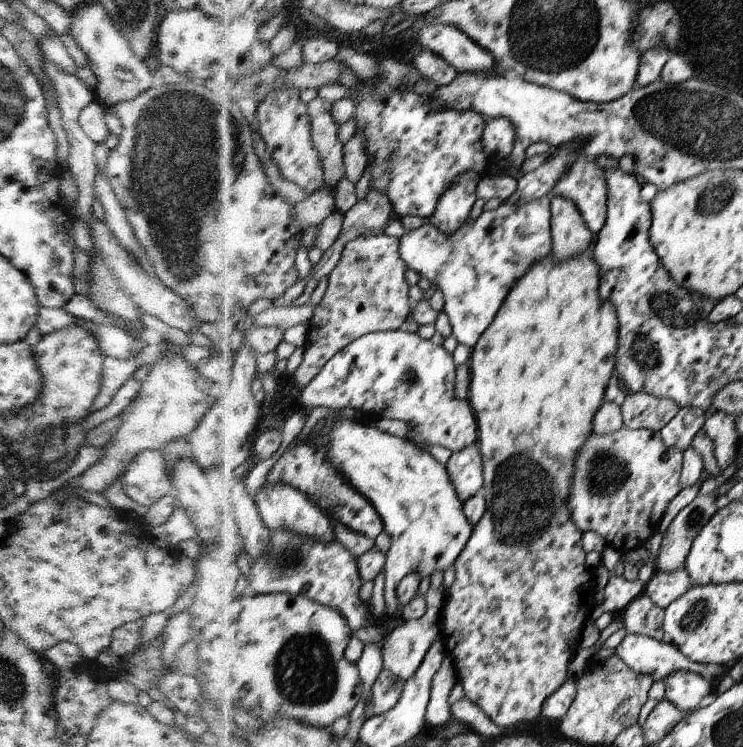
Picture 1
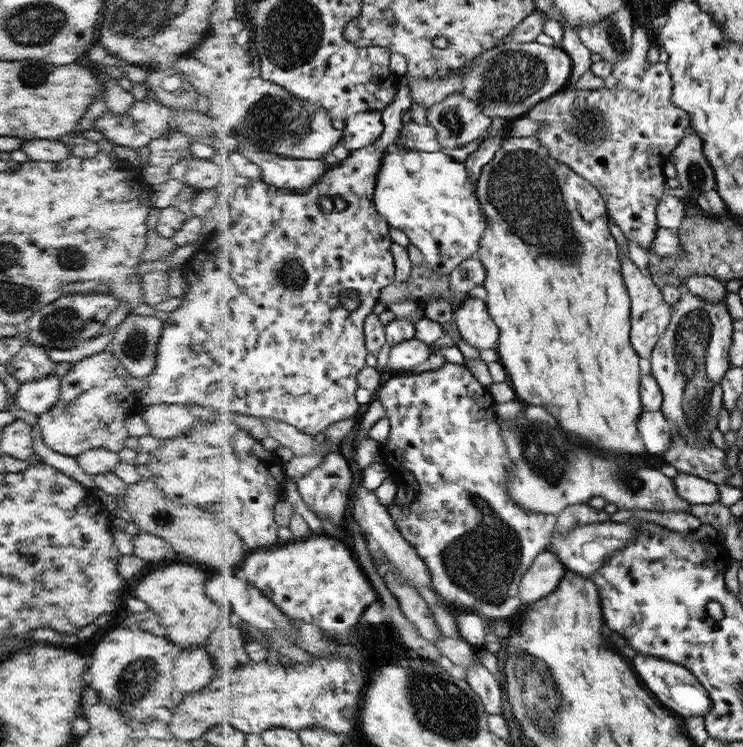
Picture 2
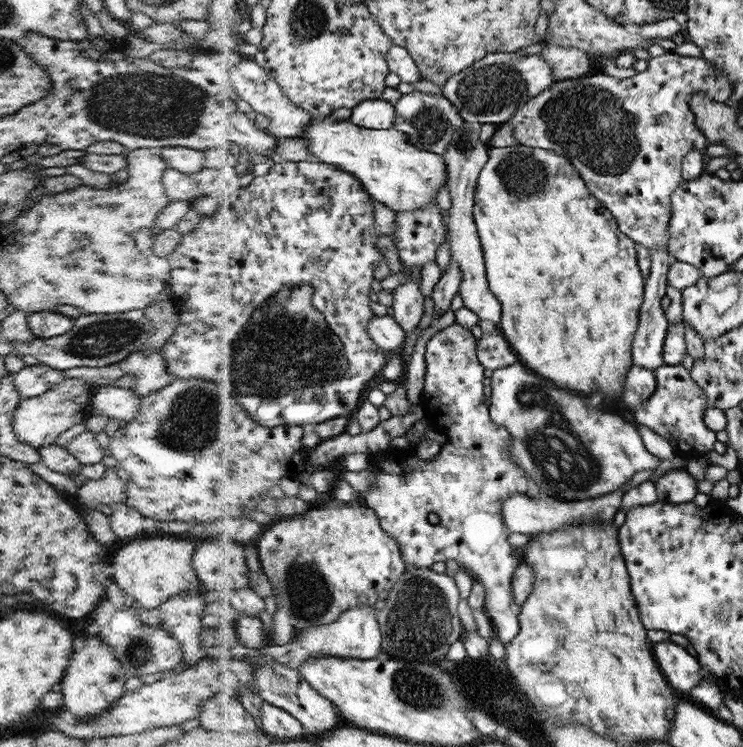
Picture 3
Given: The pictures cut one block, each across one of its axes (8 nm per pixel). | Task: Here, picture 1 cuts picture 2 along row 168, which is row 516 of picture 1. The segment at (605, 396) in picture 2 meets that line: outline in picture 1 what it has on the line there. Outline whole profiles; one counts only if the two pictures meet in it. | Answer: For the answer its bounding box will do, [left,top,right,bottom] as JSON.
[443,249,619,730]

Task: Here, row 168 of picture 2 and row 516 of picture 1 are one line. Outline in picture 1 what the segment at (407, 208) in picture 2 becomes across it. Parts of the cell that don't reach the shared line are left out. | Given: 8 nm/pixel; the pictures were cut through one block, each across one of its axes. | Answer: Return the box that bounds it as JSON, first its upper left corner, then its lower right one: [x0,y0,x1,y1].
[329,417,474,618]

